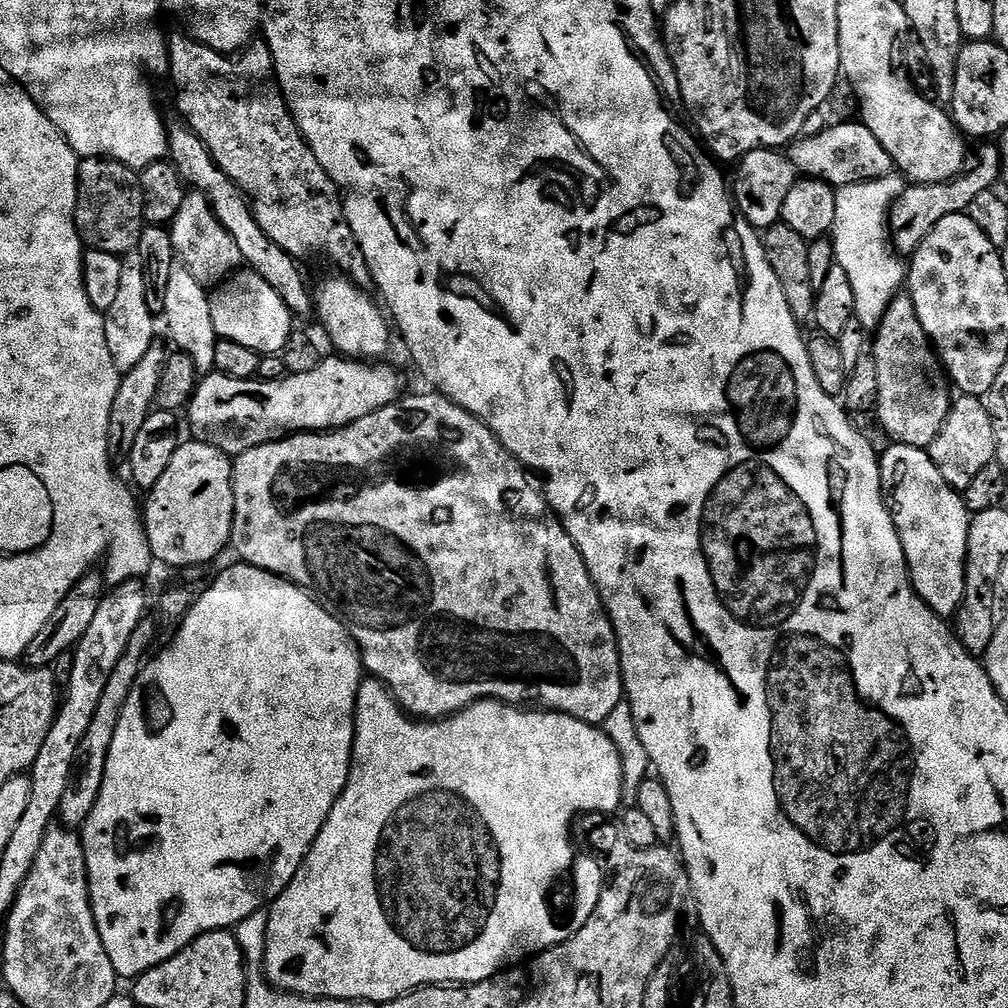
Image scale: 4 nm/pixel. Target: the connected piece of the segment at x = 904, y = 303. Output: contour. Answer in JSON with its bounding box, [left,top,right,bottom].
[870,294,954,449]

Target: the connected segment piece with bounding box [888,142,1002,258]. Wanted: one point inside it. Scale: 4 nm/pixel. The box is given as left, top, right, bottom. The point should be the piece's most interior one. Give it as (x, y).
(921, 206)

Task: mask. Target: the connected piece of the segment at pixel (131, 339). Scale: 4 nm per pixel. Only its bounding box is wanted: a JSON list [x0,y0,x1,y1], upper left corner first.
[104,251,158,373]

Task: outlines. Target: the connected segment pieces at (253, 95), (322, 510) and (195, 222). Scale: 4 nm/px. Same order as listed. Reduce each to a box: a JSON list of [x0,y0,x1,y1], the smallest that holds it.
[[168,34,372,286],[231,394,625,725],[170,191,241,286]]

